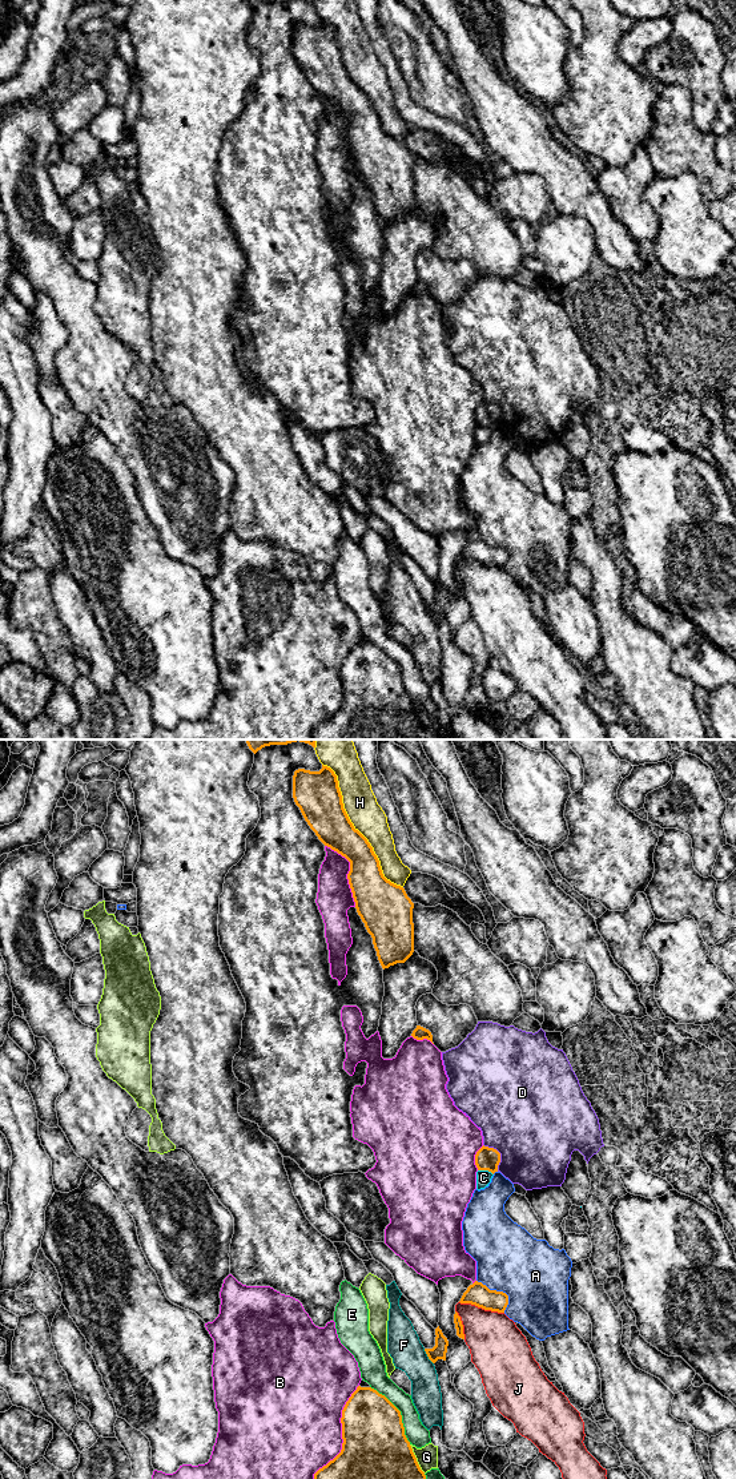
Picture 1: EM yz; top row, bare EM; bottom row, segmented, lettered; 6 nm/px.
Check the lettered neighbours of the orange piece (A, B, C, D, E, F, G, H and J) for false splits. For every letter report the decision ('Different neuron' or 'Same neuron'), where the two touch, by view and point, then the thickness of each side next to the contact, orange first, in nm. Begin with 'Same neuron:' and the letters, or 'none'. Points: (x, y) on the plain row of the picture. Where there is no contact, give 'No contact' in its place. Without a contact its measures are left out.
Same neuron: none
A: Different neuron. Touches orange at yz (501, 547). Thickness 140 nm (orange) against 400 nm
B: Different neuron. Touches orange at yz (342, 690). Thickness 440 nm (orange) against 500 nm
C: Different neuron. Touches orange at yz (486, 424). Thickness 140 nm (orange) against 100 nm
D: Different neuron. Touches orange at yz (499, 410). Thickness 140 nm (orange) against 480 nm
E: Different neuron. Touches orange at yz (399, 668). Thickness 380 nm (orange) against 140 nm
F: Different neuron. Touches orange at yz (427, 611). Thickness 90 nm (orange) against 200 nm
G: Different neuron. Touches orange at yz (415, 714). Thickness 500 nm (orange) against 130 nm
H: Different neuron. Touches orange at yz (353, 83). Thickness 260 nm (orange) against 200 nm
J: Different neuron. Touches orange at yz (482, 563). Thickness 140 nm (orange) against 340 nm

